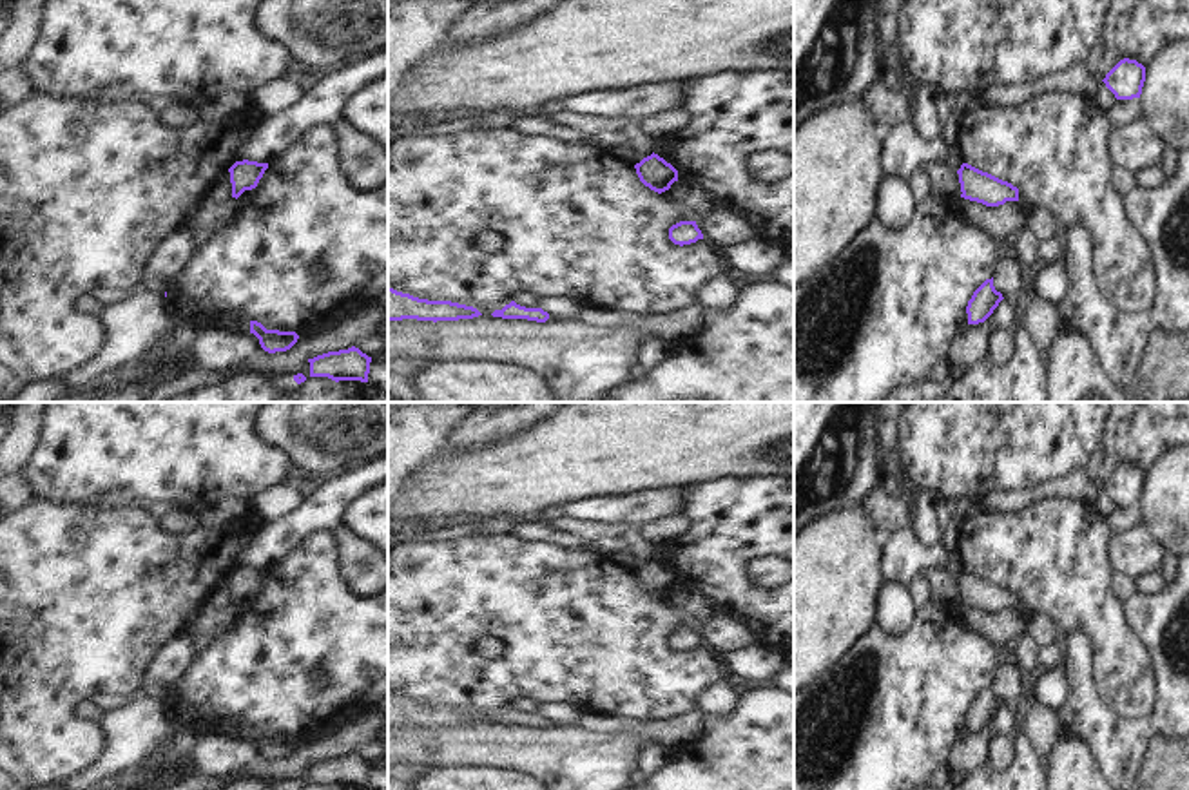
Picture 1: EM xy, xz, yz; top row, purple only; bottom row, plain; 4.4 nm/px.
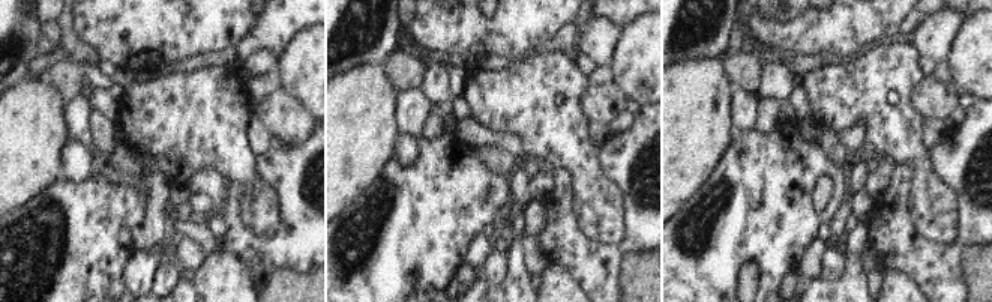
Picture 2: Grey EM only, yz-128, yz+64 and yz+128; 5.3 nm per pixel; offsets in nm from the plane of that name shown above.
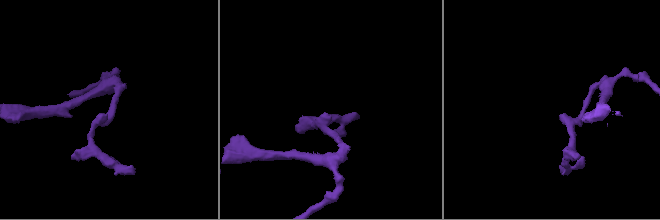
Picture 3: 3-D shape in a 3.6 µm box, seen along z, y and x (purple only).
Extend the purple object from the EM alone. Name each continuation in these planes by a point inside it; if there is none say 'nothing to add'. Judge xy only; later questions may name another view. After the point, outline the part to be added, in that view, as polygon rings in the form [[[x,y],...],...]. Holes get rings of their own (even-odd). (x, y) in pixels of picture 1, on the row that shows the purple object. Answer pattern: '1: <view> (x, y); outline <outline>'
nothing to add

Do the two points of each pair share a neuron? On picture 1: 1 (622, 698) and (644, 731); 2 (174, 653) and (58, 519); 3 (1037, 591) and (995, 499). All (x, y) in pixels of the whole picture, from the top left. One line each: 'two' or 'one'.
1: two
2: two
3: two

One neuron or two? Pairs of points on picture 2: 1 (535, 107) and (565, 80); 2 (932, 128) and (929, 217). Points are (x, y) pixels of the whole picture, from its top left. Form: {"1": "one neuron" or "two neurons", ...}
{"1": "one neuron", "2": "two neurons"}

